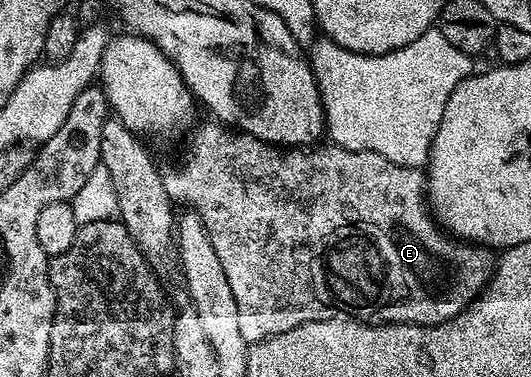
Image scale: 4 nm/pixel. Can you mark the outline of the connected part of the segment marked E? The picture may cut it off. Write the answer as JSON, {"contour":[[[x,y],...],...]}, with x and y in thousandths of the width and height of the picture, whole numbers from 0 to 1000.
{"contour":[[[411,321],[395,324],[382,329],[377,324],[358,350],[360,393],[354,395],[345,435],[326,446],[324,454],[309,451],[307,488],[324,533],[331,541],[347,538],[343,544],[347,552],[371,562],[379,586],[386,586],[394,639],[401,639],[401,660],[409,660],[416,714],[424,714],[431,767],[439,767],[439,798],[446,798],[454,894],[461,894],[469,915],[490,910],[516,889],[544,883],[544,873],[559,873],[559,862],[640,841],[672,846],[680,857],[776,857],[795,867],[847,857],[849,849],[870,838],[874,820],[910,775],[910,764],[932,727],[936,676],[927,658],[866,639],[844,623],[815,578],[804,525],[804,480],[791,446],[748,438],[718,416],[718,406],[653,401],[648,390],[629,385],[614,385],[616,390],[586,385],[576,395],[542,395],[463,358],[460,347],[444,347]]]}

